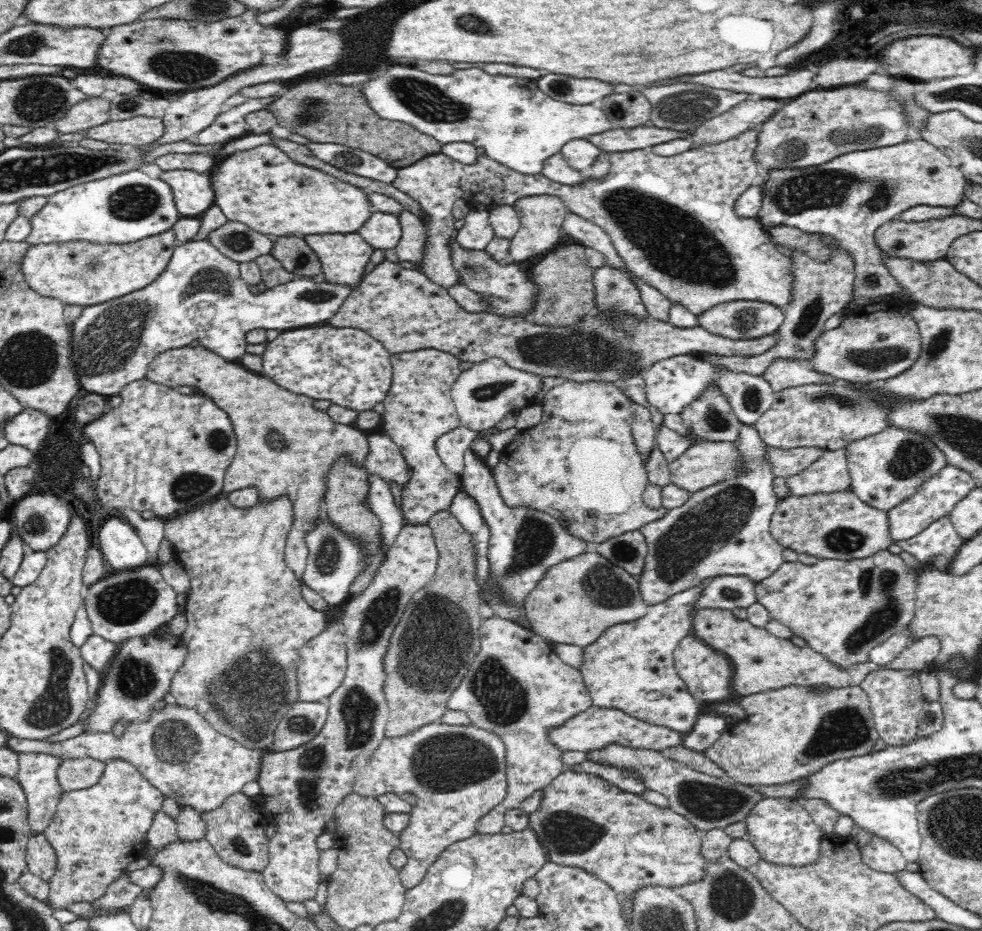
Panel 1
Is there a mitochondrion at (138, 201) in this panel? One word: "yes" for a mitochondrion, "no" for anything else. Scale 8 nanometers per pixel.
yes

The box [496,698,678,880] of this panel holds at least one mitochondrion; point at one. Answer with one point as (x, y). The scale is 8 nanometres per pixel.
(569, 834)

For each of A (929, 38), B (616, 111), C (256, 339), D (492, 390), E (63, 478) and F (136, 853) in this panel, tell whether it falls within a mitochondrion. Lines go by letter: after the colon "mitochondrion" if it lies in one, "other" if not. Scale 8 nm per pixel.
A: other
B: mitochondrion
C: other
D: mitochondrion
E: other
F: other

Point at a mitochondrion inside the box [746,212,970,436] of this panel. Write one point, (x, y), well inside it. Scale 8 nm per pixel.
(873, 357)

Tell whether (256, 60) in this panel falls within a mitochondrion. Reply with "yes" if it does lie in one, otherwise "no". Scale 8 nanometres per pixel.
no

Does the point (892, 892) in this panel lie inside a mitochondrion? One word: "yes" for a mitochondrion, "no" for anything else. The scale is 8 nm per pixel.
no

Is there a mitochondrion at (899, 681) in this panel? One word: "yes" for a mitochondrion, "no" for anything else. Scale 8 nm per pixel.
no

